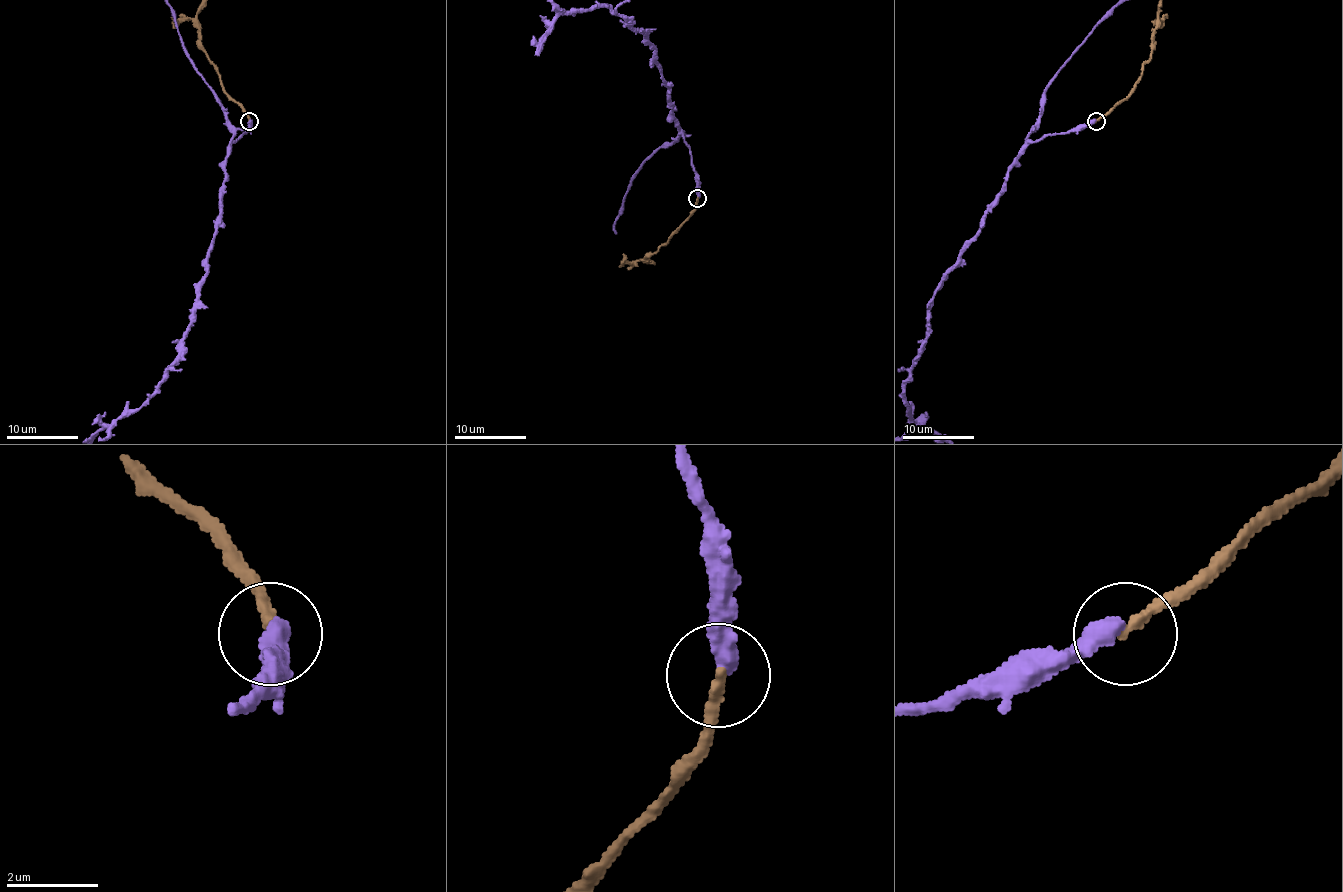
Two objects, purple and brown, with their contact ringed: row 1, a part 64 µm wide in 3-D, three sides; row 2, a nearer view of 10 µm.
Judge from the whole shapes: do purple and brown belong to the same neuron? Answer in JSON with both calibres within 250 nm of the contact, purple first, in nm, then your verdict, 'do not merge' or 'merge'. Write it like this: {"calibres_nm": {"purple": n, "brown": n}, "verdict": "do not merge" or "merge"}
{"calibres_nm": {"purple": 440, "brown": 220}, "verdict": "do not merge"}

